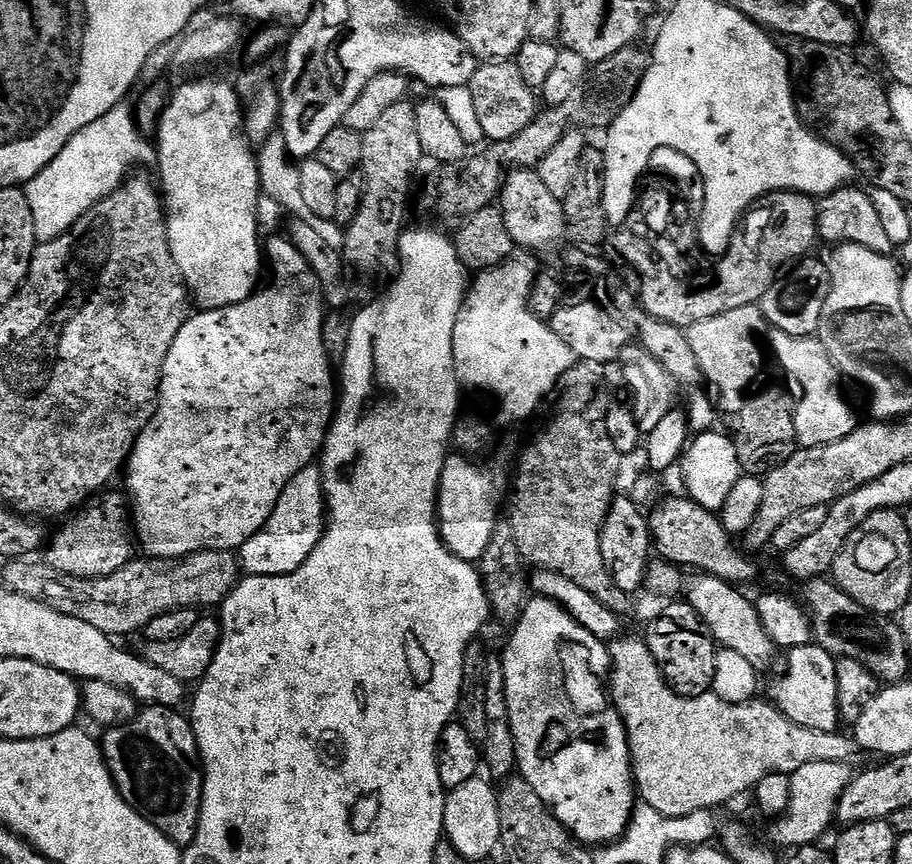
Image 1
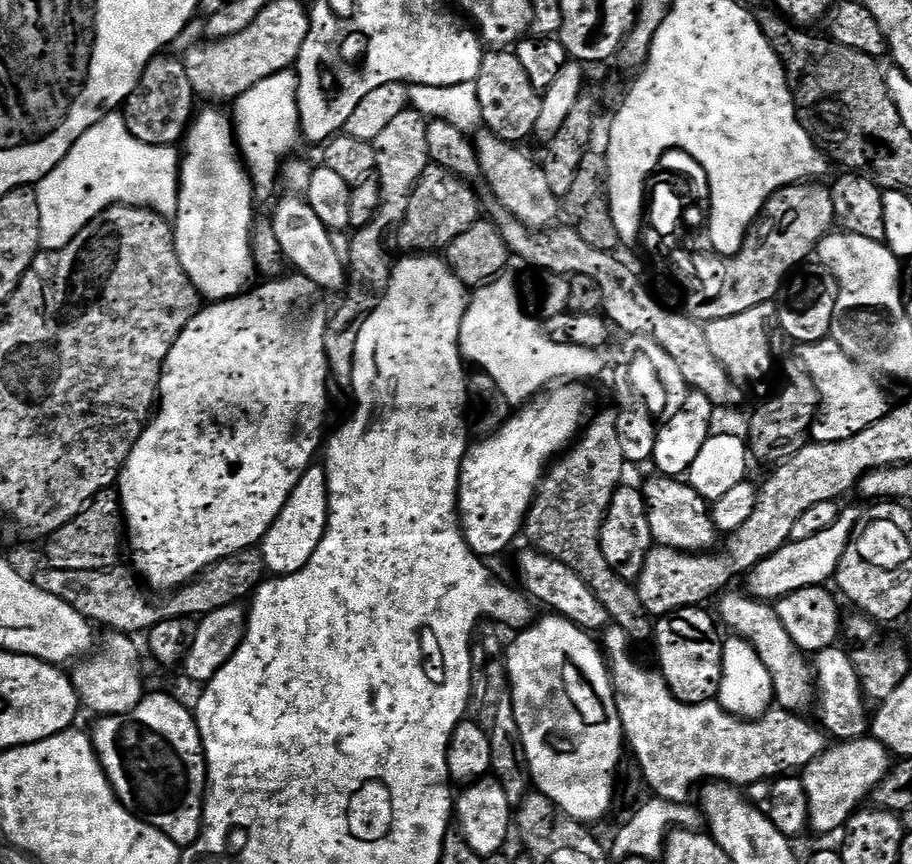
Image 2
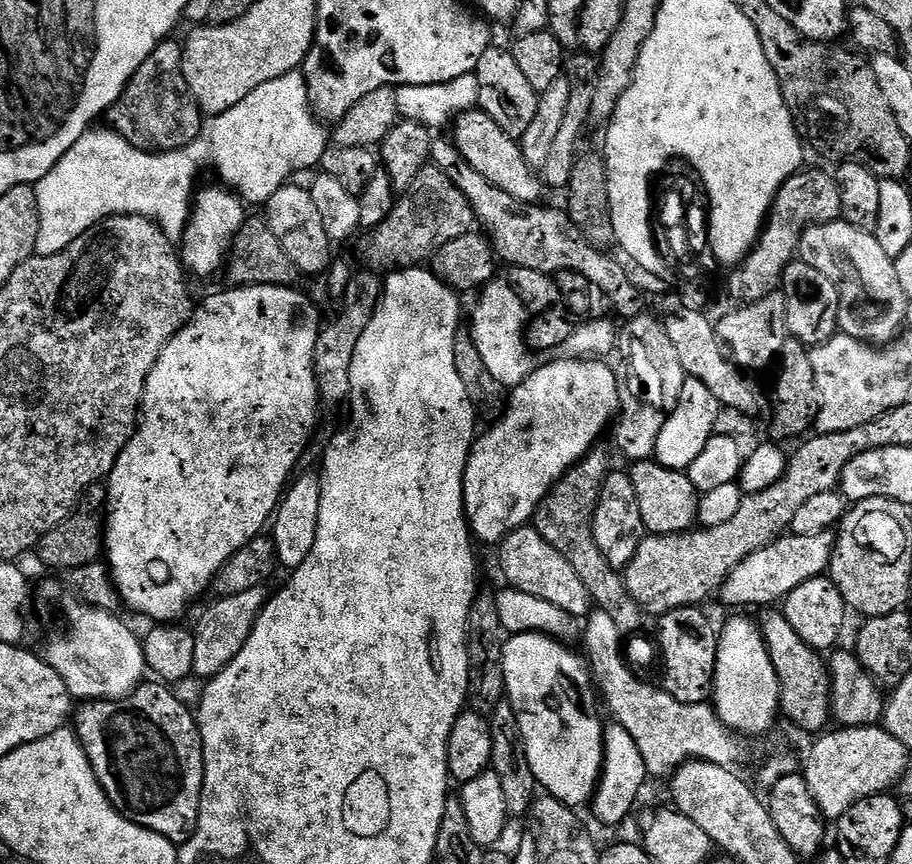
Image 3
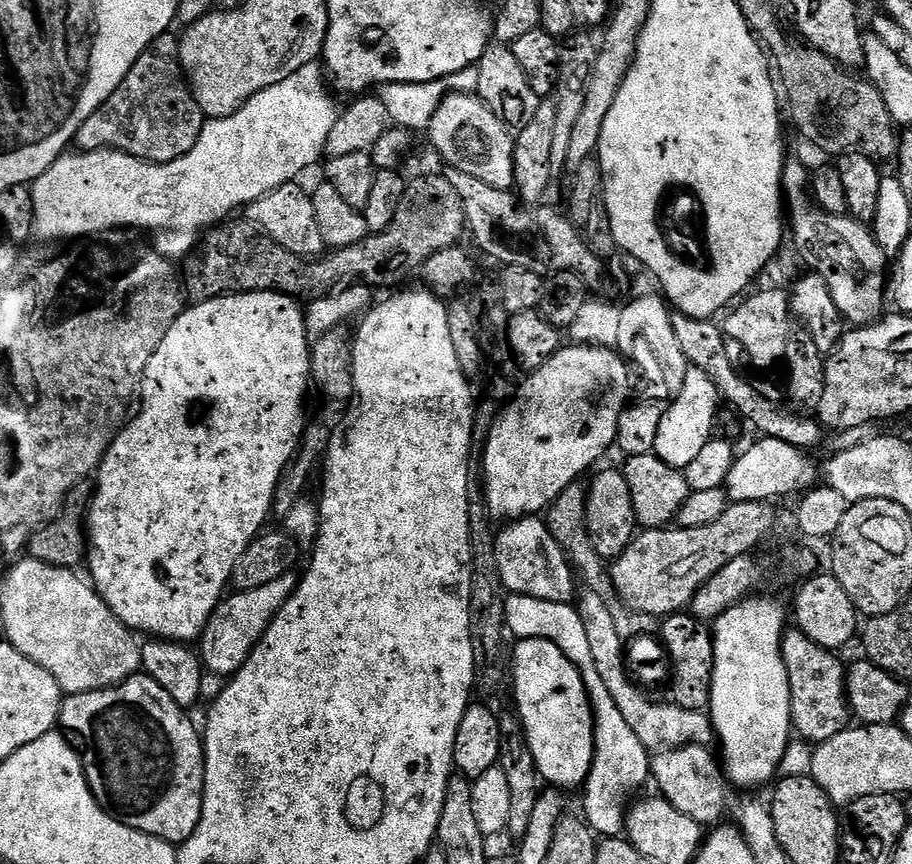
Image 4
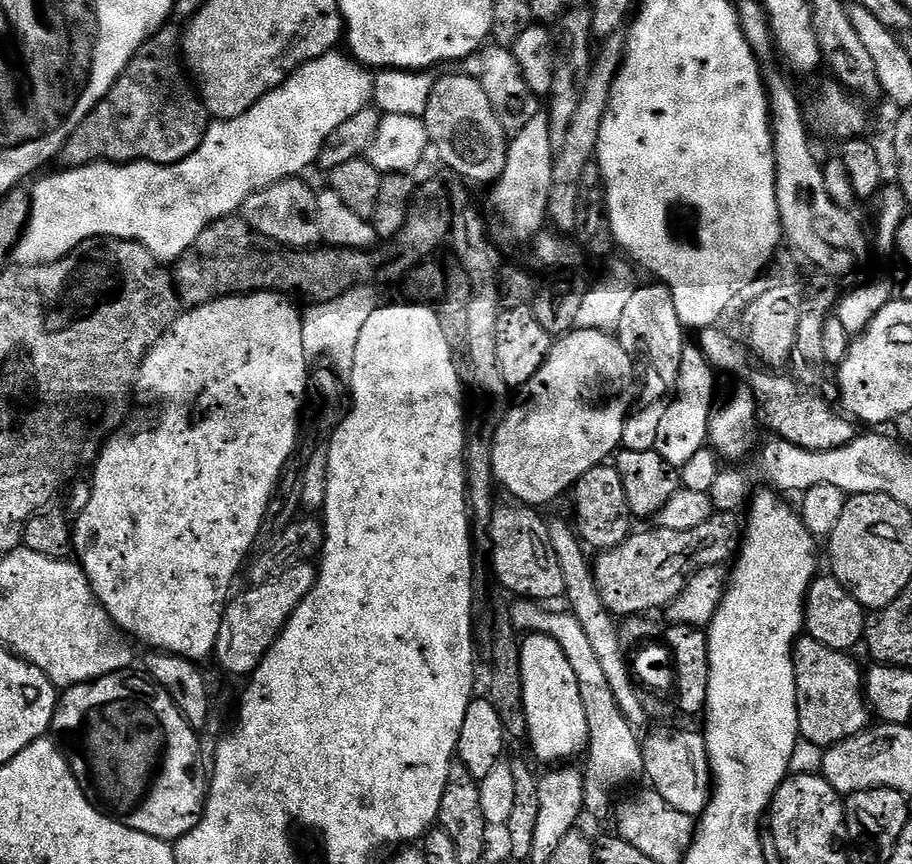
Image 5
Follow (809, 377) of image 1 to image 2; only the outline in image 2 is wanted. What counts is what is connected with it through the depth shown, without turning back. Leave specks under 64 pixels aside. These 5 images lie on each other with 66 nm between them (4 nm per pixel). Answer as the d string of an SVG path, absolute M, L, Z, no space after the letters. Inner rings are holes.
M825 338L817 344L805 344L799 351L799 359L808 368L820 395L818 415L812 421L810 433L813 441L828 443L850 438L868 426L873 426L890 411L888 396L879 384L881 381L863 364L850 358L850 354L846 354L838 342Z

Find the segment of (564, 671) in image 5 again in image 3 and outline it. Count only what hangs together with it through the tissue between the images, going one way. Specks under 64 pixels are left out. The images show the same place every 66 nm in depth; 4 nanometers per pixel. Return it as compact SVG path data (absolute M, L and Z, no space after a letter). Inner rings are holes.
M543 632L509 635L504 647L504 690L517 715L526 758L537 785L576 810L579 804L591 801L600 783L606 724L600 721L601 705L589 665L583 655L575 656L568 647Z

